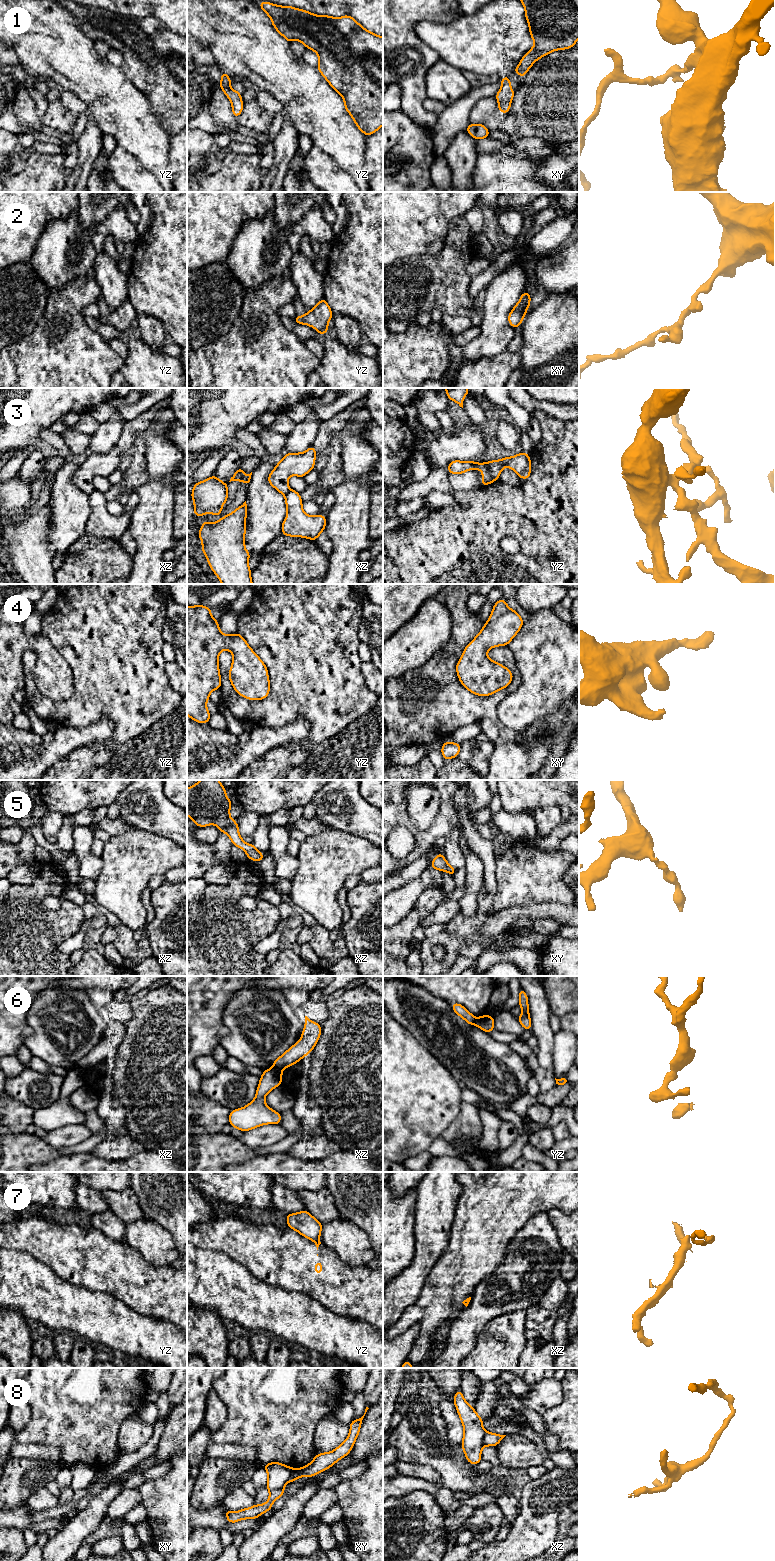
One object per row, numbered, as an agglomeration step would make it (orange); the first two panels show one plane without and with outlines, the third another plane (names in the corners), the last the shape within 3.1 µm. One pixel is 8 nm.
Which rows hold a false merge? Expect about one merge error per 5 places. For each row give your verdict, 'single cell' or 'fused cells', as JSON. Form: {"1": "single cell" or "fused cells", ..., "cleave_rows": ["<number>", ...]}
{"1": "single cell", "2": "single cell", "3": "fused cells", "4": "single cell", "5": "single cell", "6": "fused cells", "7": "fused cells", "8": "fused cells", "cleave_rows": ["3", "6", "7", "8"]}

